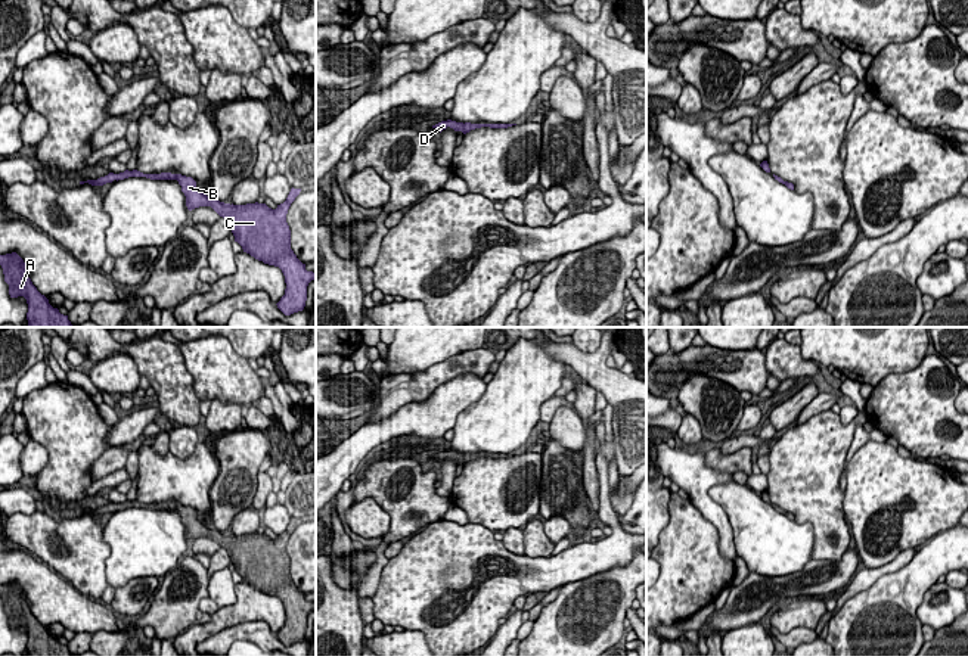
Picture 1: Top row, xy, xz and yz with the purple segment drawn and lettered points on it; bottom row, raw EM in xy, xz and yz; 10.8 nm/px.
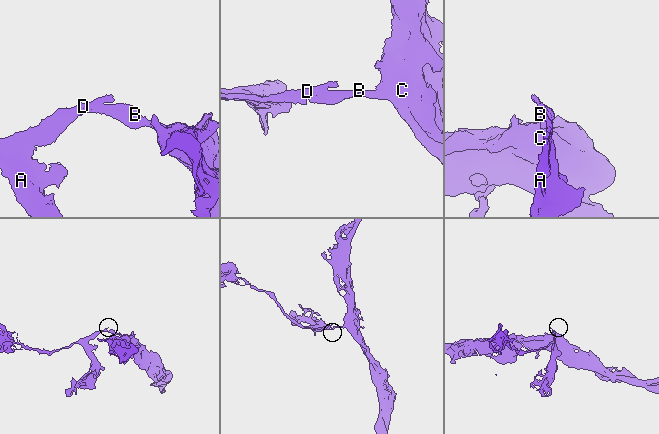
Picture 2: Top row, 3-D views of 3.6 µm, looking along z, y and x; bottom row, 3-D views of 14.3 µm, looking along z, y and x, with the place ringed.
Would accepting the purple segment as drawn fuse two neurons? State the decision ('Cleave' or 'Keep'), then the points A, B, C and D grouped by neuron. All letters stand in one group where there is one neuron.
Keep. Groups: A B C D

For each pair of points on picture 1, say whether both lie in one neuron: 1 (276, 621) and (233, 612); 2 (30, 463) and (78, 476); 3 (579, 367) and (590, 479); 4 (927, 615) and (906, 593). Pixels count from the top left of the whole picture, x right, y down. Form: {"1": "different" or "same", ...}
{"1": "same", "2": "different", "3": "different", "4": "different"}

